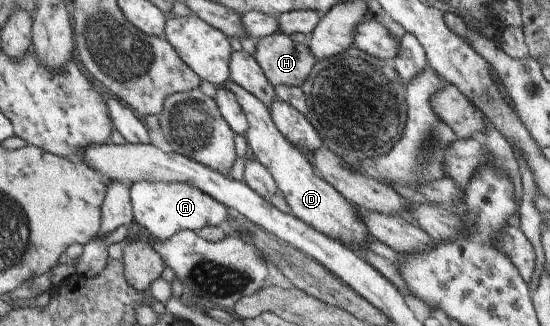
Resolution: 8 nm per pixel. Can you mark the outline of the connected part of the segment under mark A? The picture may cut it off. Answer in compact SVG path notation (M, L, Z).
M139 180L128 185L133 224L147 235L164 240L179 230L197 231L205 226L226 227L228 209L206 192L184 182Z

